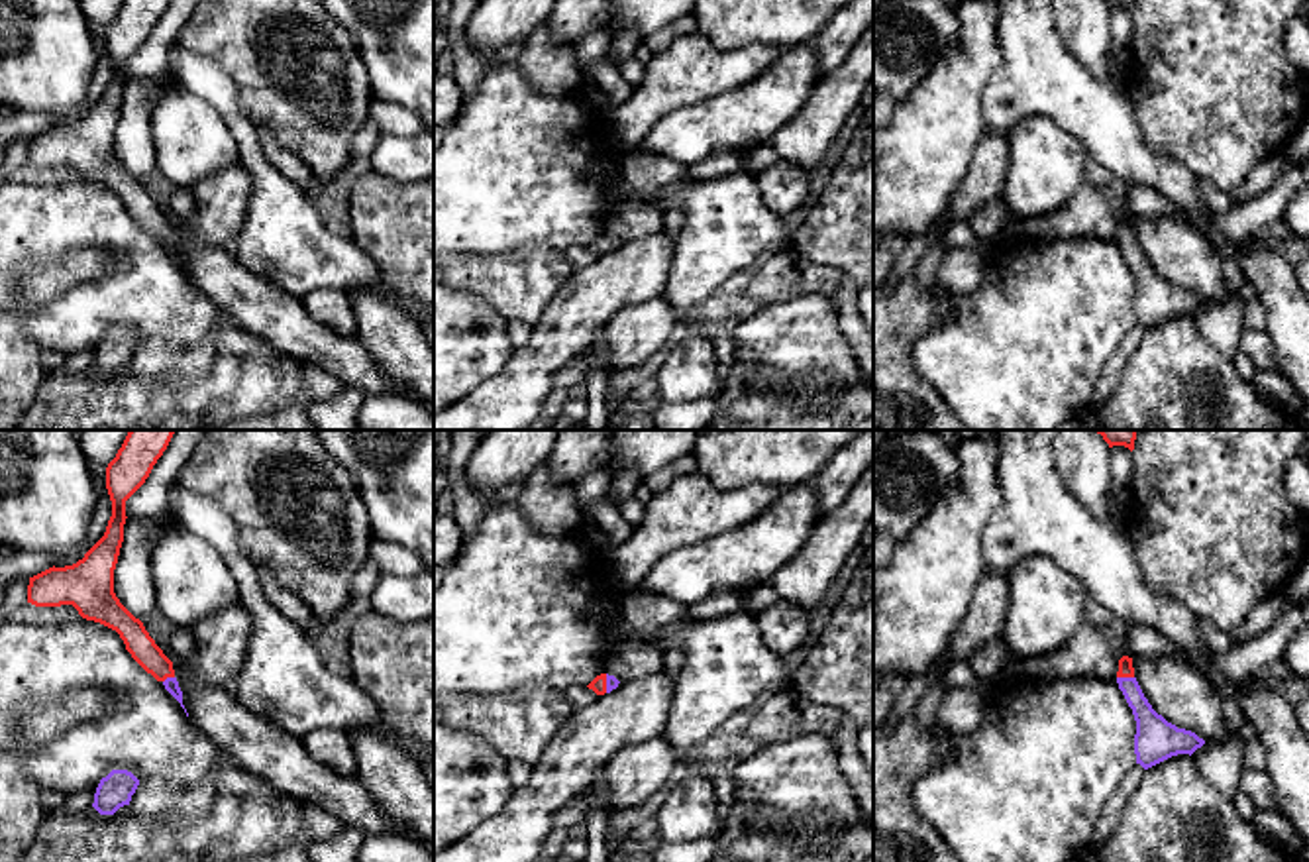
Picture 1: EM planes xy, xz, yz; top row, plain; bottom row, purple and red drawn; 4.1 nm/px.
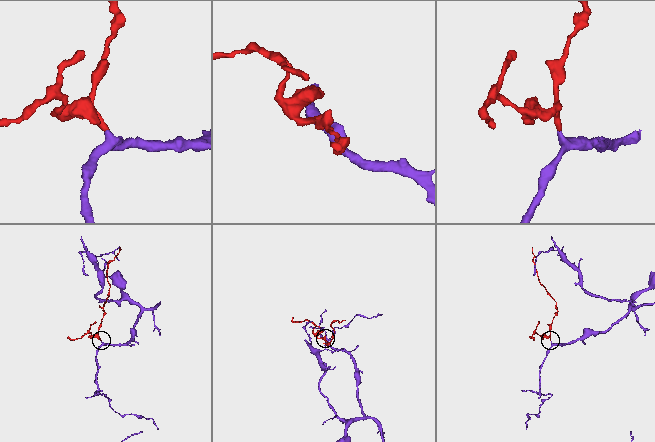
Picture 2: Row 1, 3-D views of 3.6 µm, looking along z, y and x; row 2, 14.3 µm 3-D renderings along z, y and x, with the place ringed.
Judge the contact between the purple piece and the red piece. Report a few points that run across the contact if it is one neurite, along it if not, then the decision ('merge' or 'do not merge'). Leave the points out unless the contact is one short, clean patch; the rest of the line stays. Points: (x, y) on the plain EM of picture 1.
line yz (1152, 291), (1125, 238), (1125, 224); merge

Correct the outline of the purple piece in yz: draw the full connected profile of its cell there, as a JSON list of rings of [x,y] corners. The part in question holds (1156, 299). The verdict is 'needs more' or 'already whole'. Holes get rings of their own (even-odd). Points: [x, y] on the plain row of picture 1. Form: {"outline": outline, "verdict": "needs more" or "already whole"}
{"outline": [[[1132,218],[1119,220],[1117,243],[1136,281],[1134,314],[1144,330],[1178,314],[1191,316],[1205,304],[1195,293],[1178,289],[1152,269],[1134,238]]], "verdict": "needs more"}

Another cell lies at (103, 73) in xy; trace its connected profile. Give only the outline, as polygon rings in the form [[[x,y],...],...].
[[[98,61],[94,79],[88,88],[86,106],[88,110],[104,96],[108,81],[112,77],[112,67],[108,61]]]

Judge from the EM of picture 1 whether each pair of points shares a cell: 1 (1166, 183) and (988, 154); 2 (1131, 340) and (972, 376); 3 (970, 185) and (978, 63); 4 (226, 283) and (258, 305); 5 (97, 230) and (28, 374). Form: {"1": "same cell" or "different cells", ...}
{"1": "different cells", "2": "different cells", "3": "different cells", "4": "same cell", "5": "different cells"}

